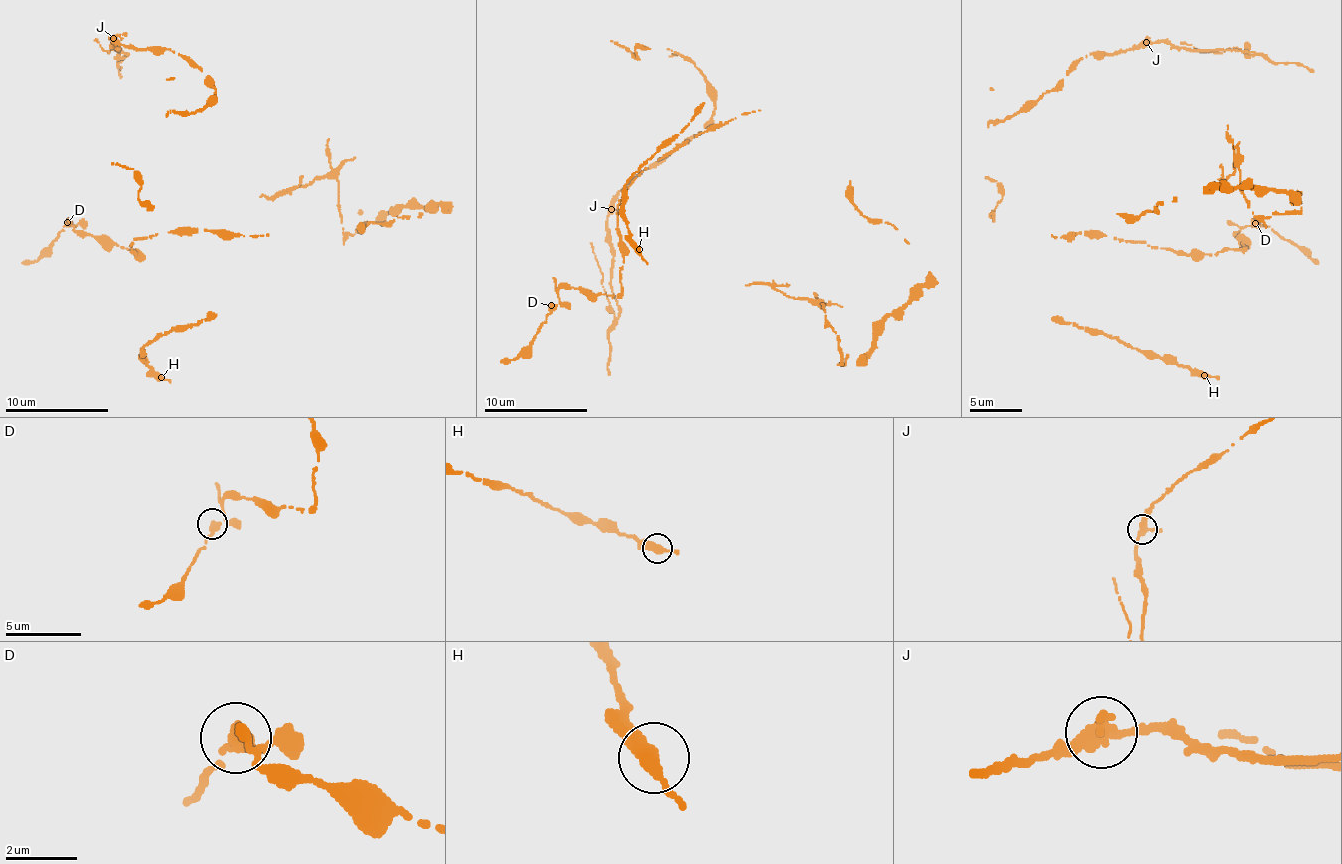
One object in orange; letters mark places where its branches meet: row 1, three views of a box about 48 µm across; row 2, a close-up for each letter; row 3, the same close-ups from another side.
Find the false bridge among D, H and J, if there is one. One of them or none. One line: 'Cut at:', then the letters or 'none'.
Cut at: J

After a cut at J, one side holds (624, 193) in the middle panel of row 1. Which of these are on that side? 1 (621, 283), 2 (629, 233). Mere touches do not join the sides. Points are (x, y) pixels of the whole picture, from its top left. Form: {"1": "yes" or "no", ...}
{"1": "yes", "2": "yes"}

